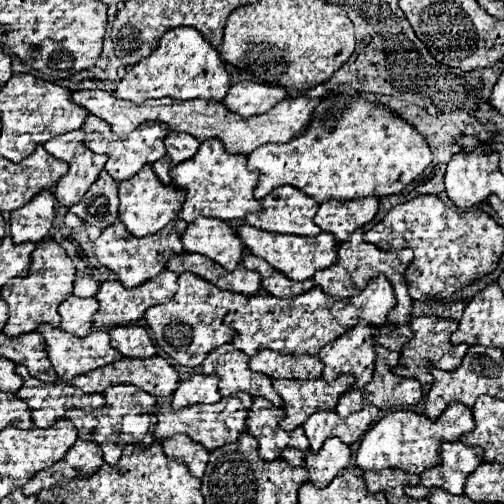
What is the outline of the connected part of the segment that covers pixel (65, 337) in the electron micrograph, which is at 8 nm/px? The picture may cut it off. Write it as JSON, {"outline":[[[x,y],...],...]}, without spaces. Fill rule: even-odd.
{"outline":[[[40,324],[38,326],[38,332],[44,336],[46,340],[46,350],[48,350],[48,358],[56,370],[56,374],[60,378],[64,378],[66,382],[72,380],[76,374],[84,374],[84,372],[90,372],[94,368],[100,368],[104,364],[110,364],[114,360],[120,360],[122,354],[116,352],[112,346],[110,346],[110,338],[108,338],[108,330],[94,330],[90,336],[86,338],[80,338],[80,336],[74,336],[70,332],[64,332],[62,328],[54,328],[50,324]]]}

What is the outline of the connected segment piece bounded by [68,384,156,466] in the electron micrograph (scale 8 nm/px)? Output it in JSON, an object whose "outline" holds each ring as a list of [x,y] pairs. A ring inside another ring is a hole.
{"outline":[[[116,384],[116,386],[110,386],[104,392],[104,398],[106,398],[106,406],[94,410],[90,416],[86,416],[86,412],[80,410],[80,408],[72,408],[70,414],[68,414],[68,418],[76,426],[78,438],[92,440],[92,442],[100,444],[102,454],[104,454],[104,462],[108,462],[110,466],[114,466],[120,460],[122,448],[126,444],[130,444],[130,442],[142,442],[142,438],[150,432],[150,428],[154,424],[154,416],[152,416],[154,412],[152,412],[152,408],[156,406],[156,396],[144,394],[140,388],[134,388],[130,384]],[[138,414],[148,414],[148,422],[124,422],[126,416],[138,416]]]}

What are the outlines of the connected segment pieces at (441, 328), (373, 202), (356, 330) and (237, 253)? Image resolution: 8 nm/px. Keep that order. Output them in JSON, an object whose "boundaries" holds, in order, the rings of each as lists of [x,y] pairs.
{"boundaries":[[[[418,316],[410,320],[410,328],[414,332],[414,336],[404,344],[402,352],[400,352],[400,360],[396,366],[396,372],[404,378],[416,378],[422,384],[432,384],[432,374],[428,370],[428,362],[432,362],[436,368],[440,370],[456,370],[456,366],[460,366],[468,344],[458,344],[454,346],[450,342],[450,334],[458,328],[456,322],[452,320],[444,320],[444,318],[436,318],[436,316]]],[[[366,196],[356,200],[326,200],[320,204],[314,222],[344,242],[356,228],[368,224],[378,212],[378,198]]],[[[358,322],[344,336],[336,338],[336,342],[324,346],[320,350],[320,360],[324,362],[324,380],[334,380],[340,374],[352,374],[356,378],[354,388],[360,388],[372,380],[374,372],[374,348],[372,348],[374,332],[368,324]]],[[[196,218],[182,234],[186,252],[198,252],[218,262],[224,270],[234,270],[242,258],[244,244],[228,222],[216,218]]]]}

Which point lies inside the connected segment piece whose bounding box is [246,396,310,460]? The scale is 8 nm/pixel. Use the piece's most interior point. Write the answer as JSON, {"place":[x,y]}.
{"place":[262,422]}

